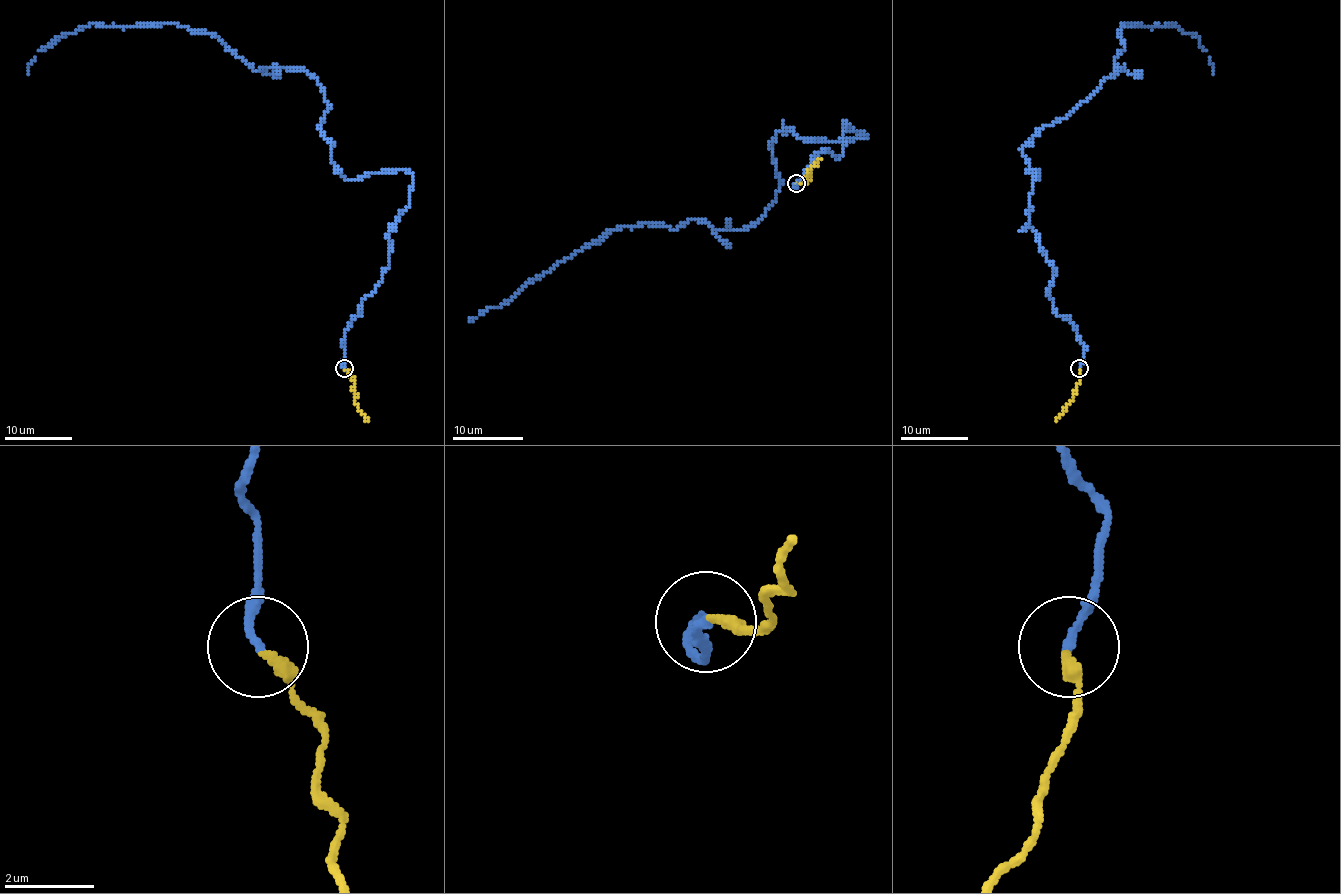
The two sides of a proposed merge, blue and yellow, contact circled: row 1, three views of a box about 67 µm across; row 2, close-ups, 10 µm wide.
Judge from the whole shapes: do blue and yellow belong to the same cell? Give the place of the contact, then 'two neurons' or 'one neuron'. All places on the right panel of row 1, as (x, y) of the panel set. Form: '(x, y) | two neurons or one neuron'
(1079, 368) | one neuron

